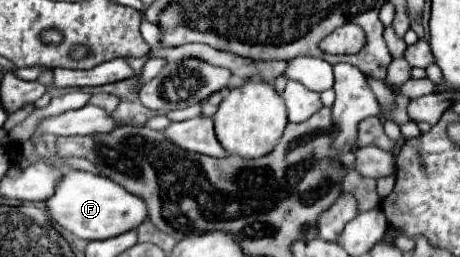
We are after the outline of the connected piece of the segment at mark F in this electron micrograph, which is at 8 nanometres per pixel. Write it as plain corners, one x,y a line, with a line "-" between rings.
71,170
59,180
53,198
47,200
47,212
55,224
71,230
83,240
107,240
125,234
135,230
149,216
147,204
141,196
127,192
105,176
79,170

